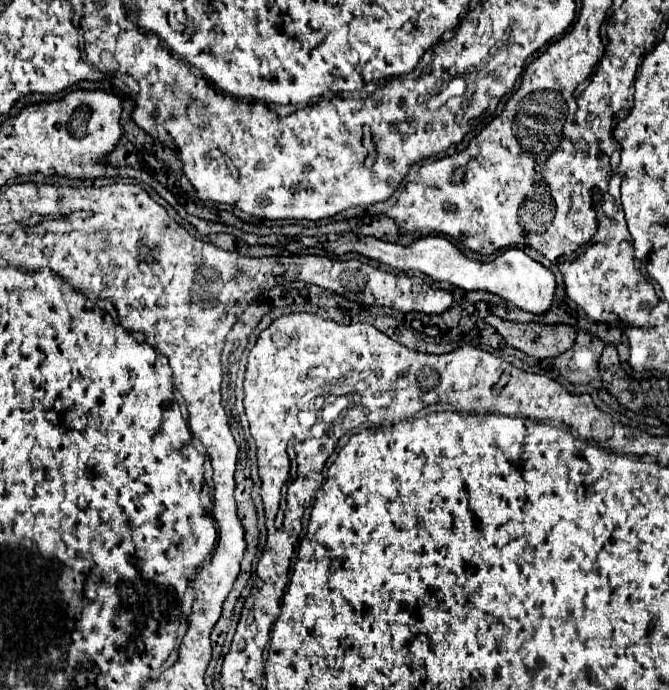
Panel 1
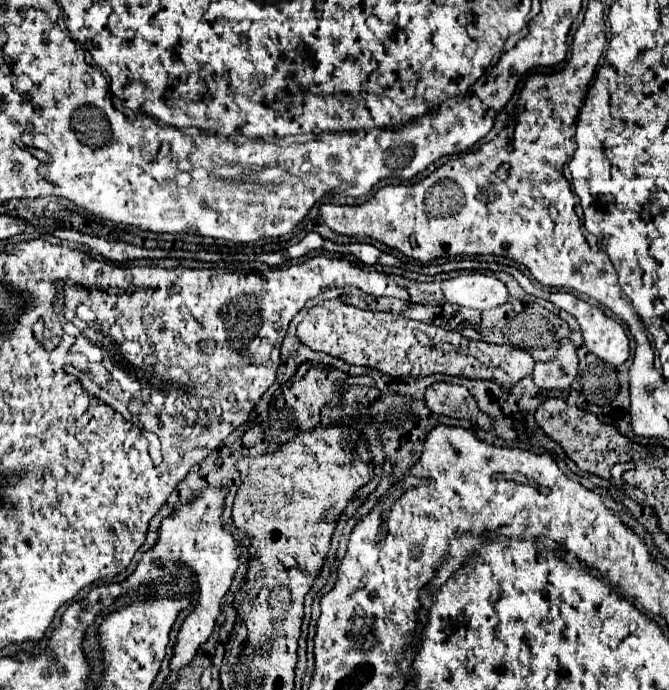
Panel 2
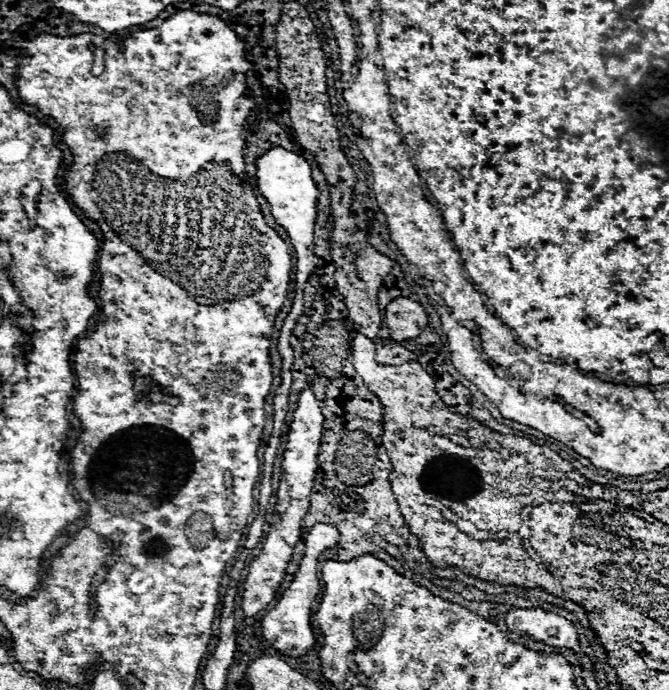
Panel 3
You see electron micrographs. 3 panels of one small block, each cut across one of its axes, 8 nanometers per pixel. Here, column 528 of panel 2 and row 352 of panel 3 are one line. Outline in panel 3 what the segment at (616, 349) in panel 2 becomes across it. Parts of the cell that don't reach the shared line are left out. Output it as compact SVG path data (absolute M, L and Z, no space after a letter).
M272 148L268 150L264 156L260 156L256 160L256 180L258 180L258 190L260 194L268 200L270 204L270 210L272 210L272 216L274 220L286 228L290 240L292 240L292 246L296 250L296 275L295 275L295 288L296 294L292 302L291 309L287 314L280 330L280 338L278 338L278 352L282 356L282 384L280 388L276 390L276 396L274 396L274 414L272 414L272 420L274 420L274 430L272 430L272 436L268 440L268 446L266 446L266 452L264 452L264 462L262 462L262 482L260 482L260 498L258 498L258 508L260 512L256 514L256 518L252 520L250 528L248 528L248 538L246 538L246 550L252 550L256 544L258 544L258 538L262 536L262 526L264 526L264 514L266 514L266 506L268 506L268 500L272 496L272 468L274 468L274 458L276 458L276 452L278 452L278 442L280 442L280 428L284 424L284 418L286 418L286 410L288 410L288 392L290 392L290 386L292 386L292 362L294 362L294 352L292 352L292 346L290 346L290 336L292 336L292 330L299 319L304 313L304 300L303 294L306 283L312 276L312 270L314 270L314 262L316 262L316 254L312 252L314 248L314 226L316 226L316 216L318 216L318 210L316 210L316 202L318 202L318 188L312 180L312 170L310 170L310 164L294 154L294 152L288 152L284 148Z

